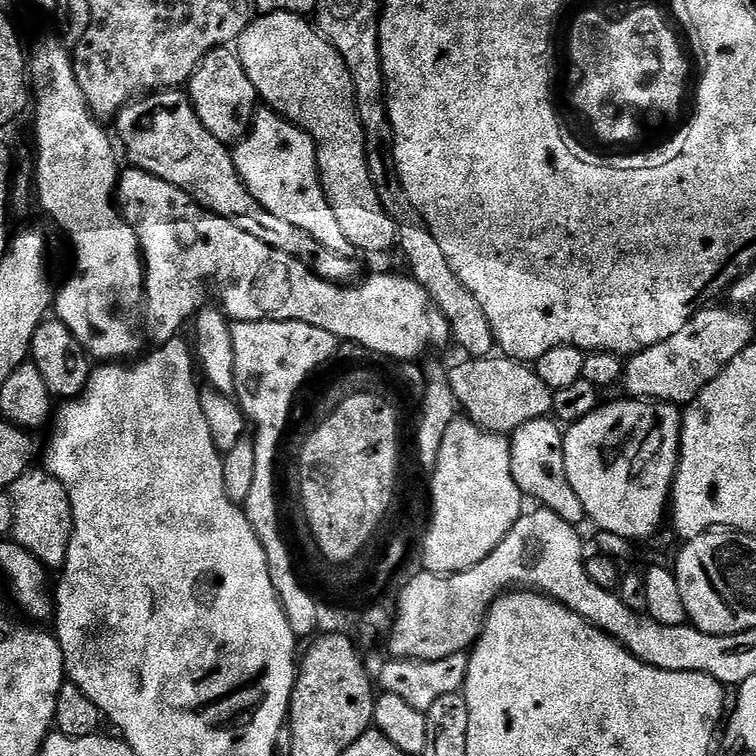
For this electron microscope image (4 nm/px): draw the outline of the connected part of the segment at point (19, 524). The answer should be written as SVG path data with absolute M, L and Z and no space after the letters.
M29 470L13 482L10 489L12 497L11 539L22 545L34 558L38 558L49 570L63 569L66 554L72 537L72 507L70 498L58 482L46 470Z

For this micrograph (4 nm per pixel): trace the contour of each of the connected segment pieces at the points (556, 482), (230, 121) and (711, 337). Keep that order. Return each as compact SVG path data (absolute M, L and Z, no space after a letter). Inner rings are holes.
M551 419L531 420L521 428L511 433L512 445L512 473L514 482L518 482L518 490L524 493L529 501L548 508L558 518L577 526L585 523L586 517L582 502L578 502L578 494L570 486L566 478L566 466L563 459L558 458L558 432L557 425Z
M215 48L196 68L186 85L198 118L214 138L229 146L245 139L258 111L258 97L239 56L228 48ZM257 104L257 105L256 105Z
M701 307L692 319L678 330L678 334L658 342L658 346L644 348L631 357L624 366L622 388L629 397L637 400L658 400L665 404L687 406L707 384L753 340L744 332L740 320L728 320L728 310Z

